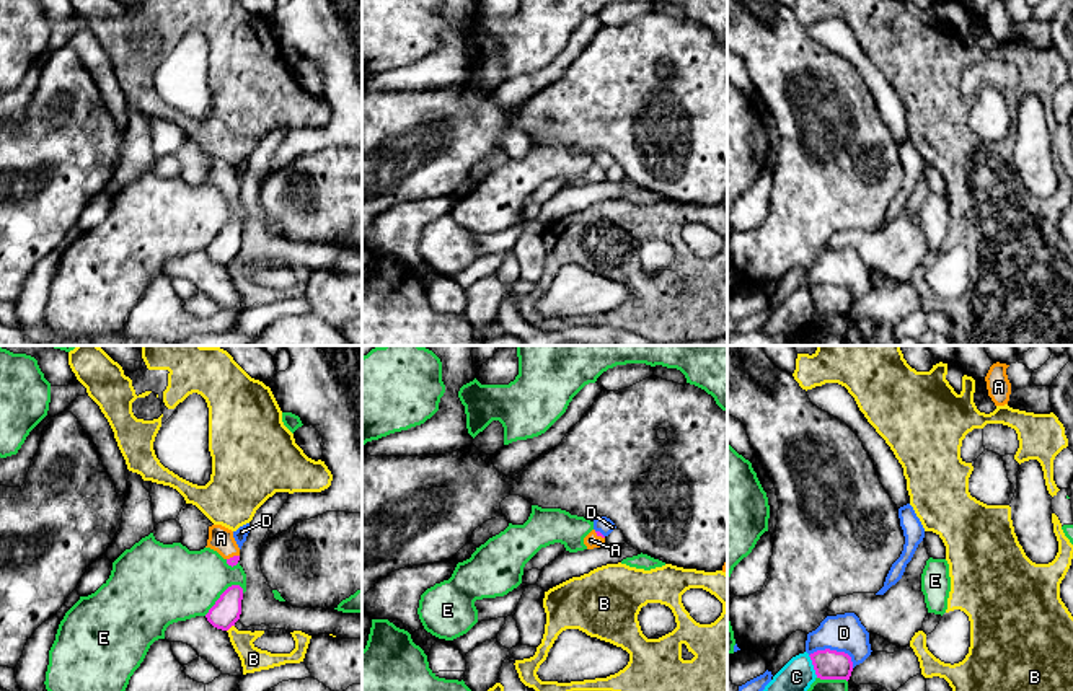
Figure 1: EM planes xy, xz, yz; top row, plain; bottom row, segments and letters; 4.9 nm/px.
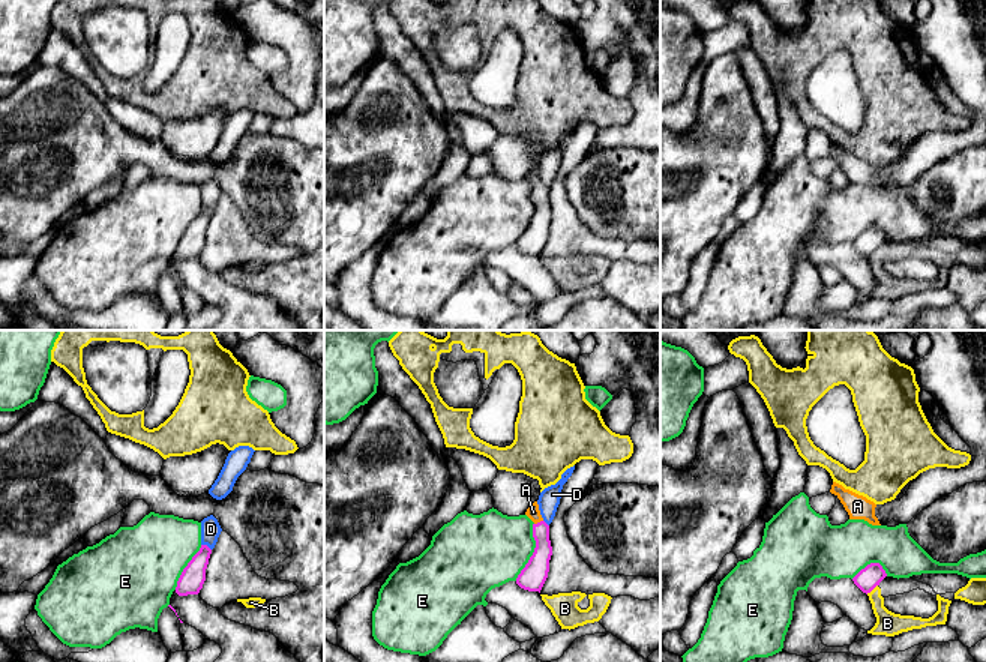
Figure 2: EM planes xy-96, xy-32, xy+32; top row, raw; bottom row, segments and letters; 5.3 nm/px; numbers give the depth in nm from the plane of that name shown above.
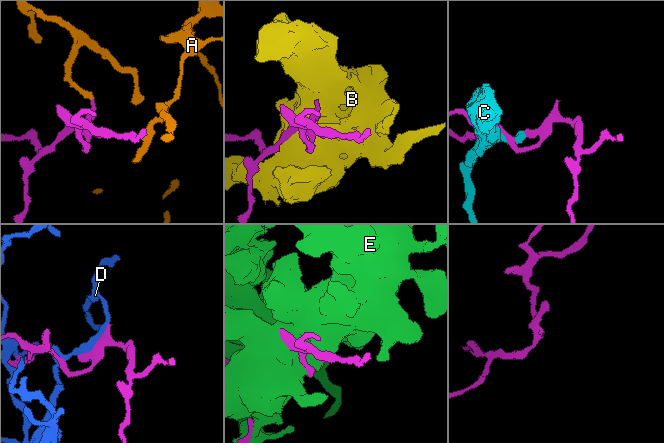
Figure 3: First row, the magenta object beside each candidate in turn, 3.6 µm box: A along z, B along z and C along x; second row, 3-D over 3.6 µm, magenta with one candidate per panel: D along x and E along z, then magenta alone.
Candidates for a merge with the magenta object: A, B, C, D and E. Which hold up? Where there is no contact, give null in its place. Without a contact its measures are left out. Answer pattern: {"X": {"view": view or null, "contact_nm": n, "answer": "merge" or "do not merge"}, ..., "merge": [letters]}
{"A": {"view": "xy", "contact_nm": 70, "answer": "merge"}, "B": {"view": "xy", "contact_nm": 50, "answer": "do not merge"}, "C": {"view": "yz", "contact_nm": 120, "answer": "do not merge"}, "D": {"view": "yz", "contact_nm": 240, "answer": "do not merge"}, "E": {"view": "xy", "contact_nm": 240, "answer": "do not merge"}, "merge": ["A"]}

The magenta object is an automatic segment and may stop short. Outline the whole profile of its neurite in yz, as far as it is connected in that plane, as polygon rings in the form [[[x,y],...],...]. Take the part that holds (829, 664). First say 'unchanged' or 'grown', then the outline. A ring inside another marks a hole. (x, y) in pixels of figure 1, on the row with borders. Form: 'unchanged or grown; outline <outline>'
unchanged; outline [[[817,650],[809,655],[820,680],[850,680],[853,671],[851,657],[837,650]]]

